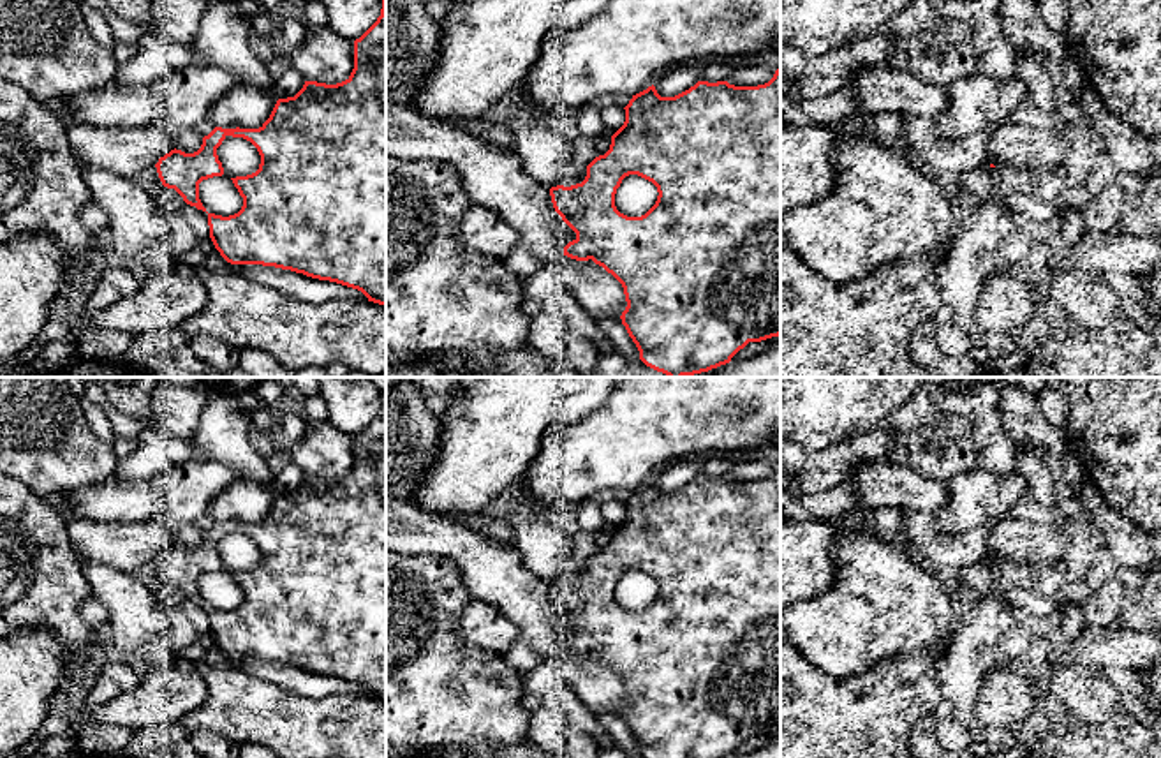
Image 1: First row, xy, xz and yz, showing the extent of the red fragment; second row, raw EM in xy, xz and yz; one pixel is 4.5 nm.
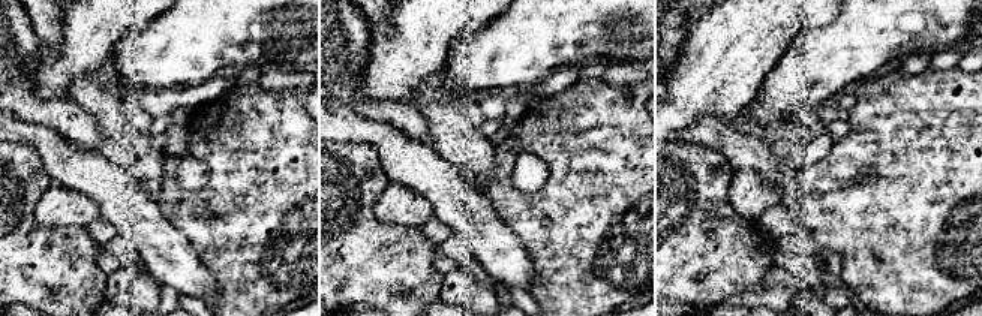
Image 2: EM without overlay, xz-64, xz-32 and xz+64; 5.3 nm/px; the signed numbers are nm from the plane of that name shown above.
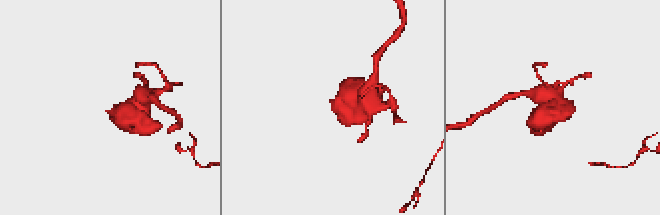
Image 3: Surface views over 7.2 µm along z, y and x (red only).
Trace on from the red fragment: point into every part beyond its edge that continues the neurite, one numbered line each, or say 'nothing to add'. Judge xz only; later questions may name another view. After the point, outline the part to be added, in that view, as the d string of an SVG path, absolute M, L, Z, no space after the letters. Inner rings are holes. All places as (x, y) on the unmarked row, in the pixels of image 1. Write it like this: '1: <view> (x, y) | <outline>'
nothing to add

